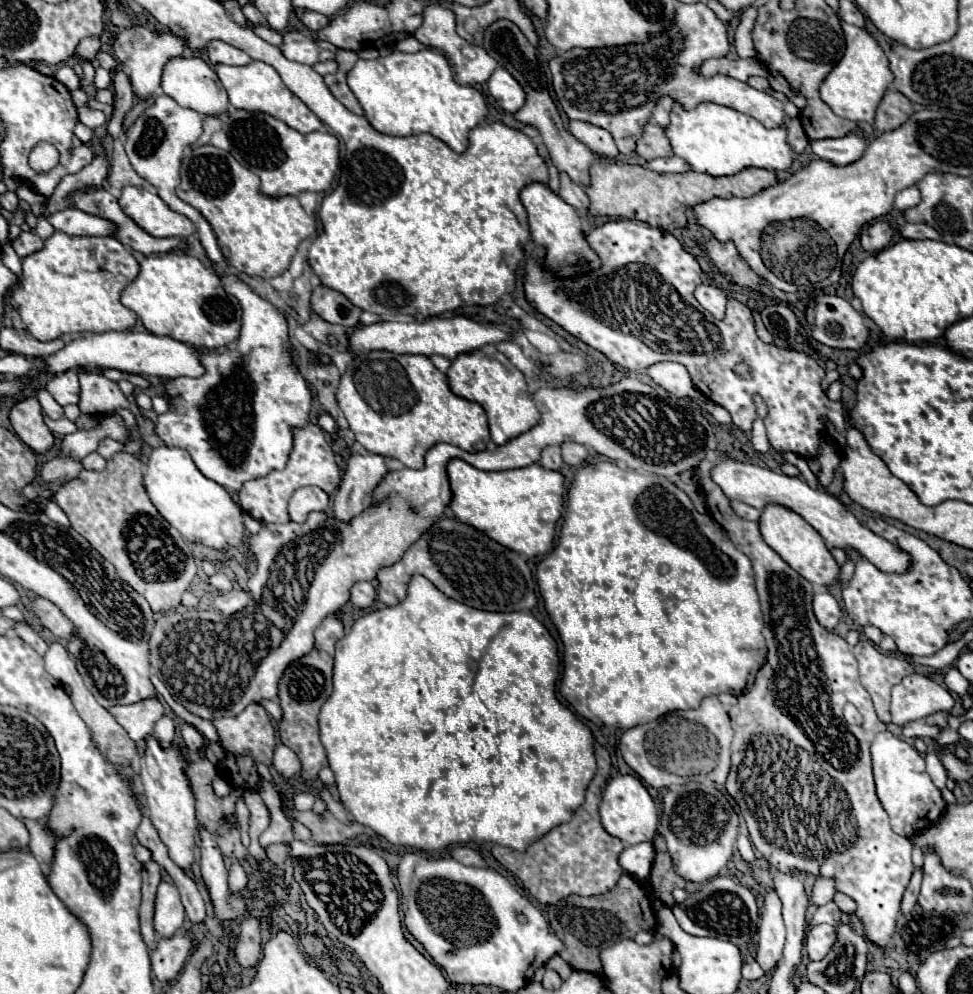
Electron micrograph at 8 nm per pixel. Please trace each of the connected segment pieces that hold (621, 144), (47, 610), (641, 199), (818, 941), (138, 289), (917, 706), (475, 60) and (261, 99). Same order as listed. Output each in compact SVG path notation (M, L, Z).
M703 2L677 4L673 24L669 28L665 28L663 32L649 36L647 42L609 46L609 48L591 48L591 50L587 50L587 48L567 50L567 52L551 58L549 70L551 70L557 102L561 104L561 108L569 116L569 120L581 120L581 122L587 122L587 124L607 130L613 136L619 152L629 156L631 152L635 152L635 144L637 144L639 136L643 134L643 126L651 120L651 114L663 96L673 98L677 104L683 106L683 110L691 110L701 102L713 102L713 104L729 106L733 110L749 114L755 120L759 120L765 128L777 128L777 126L785 124L787 114L783 110L783 104L779 100L775 100L771 94L755 90L749 84L733 80L723 74L715 74L711 78L705 78L701 74L701 64L705 60L723 58L723 56L727 56L727 52L729 52L727 28L715 16L715 12L711 12Z
M35 598L33 610L39 616L39 620L43 622L43 626L47 626L57 638L67 640L73 636L73 632L75 632L73 622L53 602L49 602L45 598Z
M599 160L591 166L591 188L585 188L591 206L589 212L593 216L613 216L627 220L641 220L649 226L661 228L661 208L663 208L663 230L673 232L677 228L687 226L687 212L693 206L703 204L711 198L731 198L731 196L753 196L763 188L769 188L777 182L775 172L763 168L745 168L733 176L715 178L699 172L683 172L683 174L657 174L649 168L635 164L615 164L607 160Z
M819 924L815 928L811 928L805 936L805 948L809 954L809 960L821 960L827 956L827 952L833 948L837 940L837 932L835 926L829 924Z
M171 252L147 256L141 262L139 276L123 290L121 302L139 316L151 334L171 336L195 348L223 348L239 336L239 302L227 296L213 270L189 254Z
M925 674L905 676L893 688L891 700L891 722L903 726L913 720L921 720L939 710L949 712L955 700L949 690L939 686L935 680Z
M429 4L423 10L423 24L413 32L413 36L431 48L439 48L445 56L447 62L453 70L453 78L457 84L485 84L491 76L491 72L497 68L495 60L491 60L491 56L487 56L487 52L481 46L473 46L469 42L465 42L463 38L459 38L459 34L455 32L455 14L449 8L443 8L439 4Z
M251 62L247 66L217 64L215 74L219 76L221 84L225 86L231 104L239 110L269 114L269 116L281 120L283 124L287 124L289 128L301 132L301 134L309 134L309 132L315 132L315 130L323 128L321 120L283 84L281 76L269 64L265 64L265 62Z

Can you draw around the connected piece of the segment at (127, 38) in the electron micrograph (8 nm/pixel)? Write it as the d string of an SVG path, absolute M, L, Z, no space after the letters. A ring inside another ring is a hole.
M135 26L135 28L127 28L123 30L115 44L113 44L113 52L117 56L117 60L121 62L121 70L127 74L127 78L131 80L131 88L133 88L133 94L139 102L143 100L149 100L157 90L159 90L159 84L161 84L161 74L163 74L163 68L165 64L175 58L175 56L181 56L185 54L185 42L173 34L167 34L167 32L149 32L147 28L143 26Z

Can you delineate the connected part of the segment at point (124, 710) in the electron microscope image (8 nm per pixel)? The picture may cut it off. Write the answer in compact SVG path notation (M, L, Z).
M143 700L139 704L109 708L115 720L127 730L131 740L143 740L153 732L155 722L163 716L163 704L159 700Z

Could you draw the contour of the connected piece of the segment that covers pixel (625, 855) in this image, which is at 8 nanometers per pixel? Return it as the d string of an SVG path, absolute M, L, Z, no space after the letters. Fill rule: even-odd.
M643 842L643 844L635 844L635 846L627 846L621 856L619 856L619 864L621 868L633 876L635 880L639 880L641 884L647 882L647 876L651 872L651 864L653 864L653 844L651 842Z

